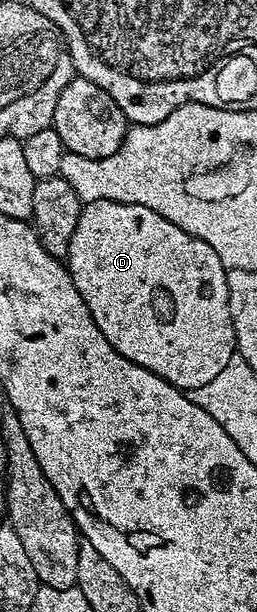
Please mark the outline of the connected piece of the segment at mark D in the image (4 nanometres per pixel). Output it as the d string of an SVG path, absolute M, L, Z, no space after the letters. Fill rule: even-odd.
M113 200L87 201L81 207L78 226L74 226L74 238L70 238L66 267L72 276L74 286L78 286L78 294L82 294L82 302L86 302L98 330L102 330L102 334L106 334L106 342L110 342L110 346L114 350L118 350L118 354L122 354L122 358L130 358L130 362L158 374L158 378L170 382L175 388L191 390L206 382L211 382L226 366L226 362L230 362L230 358L237 355L236 335L230 318L230 302L226 286L228 274L224 264L218 258L218 254L214 254L214 250L210 250L210 246L206 246L206 242L202 242L202 238L194 238L190 234L186 234L186 230L174 226L174 222L162 218L162 214L154 214L154 210L141 204L127 204Z

